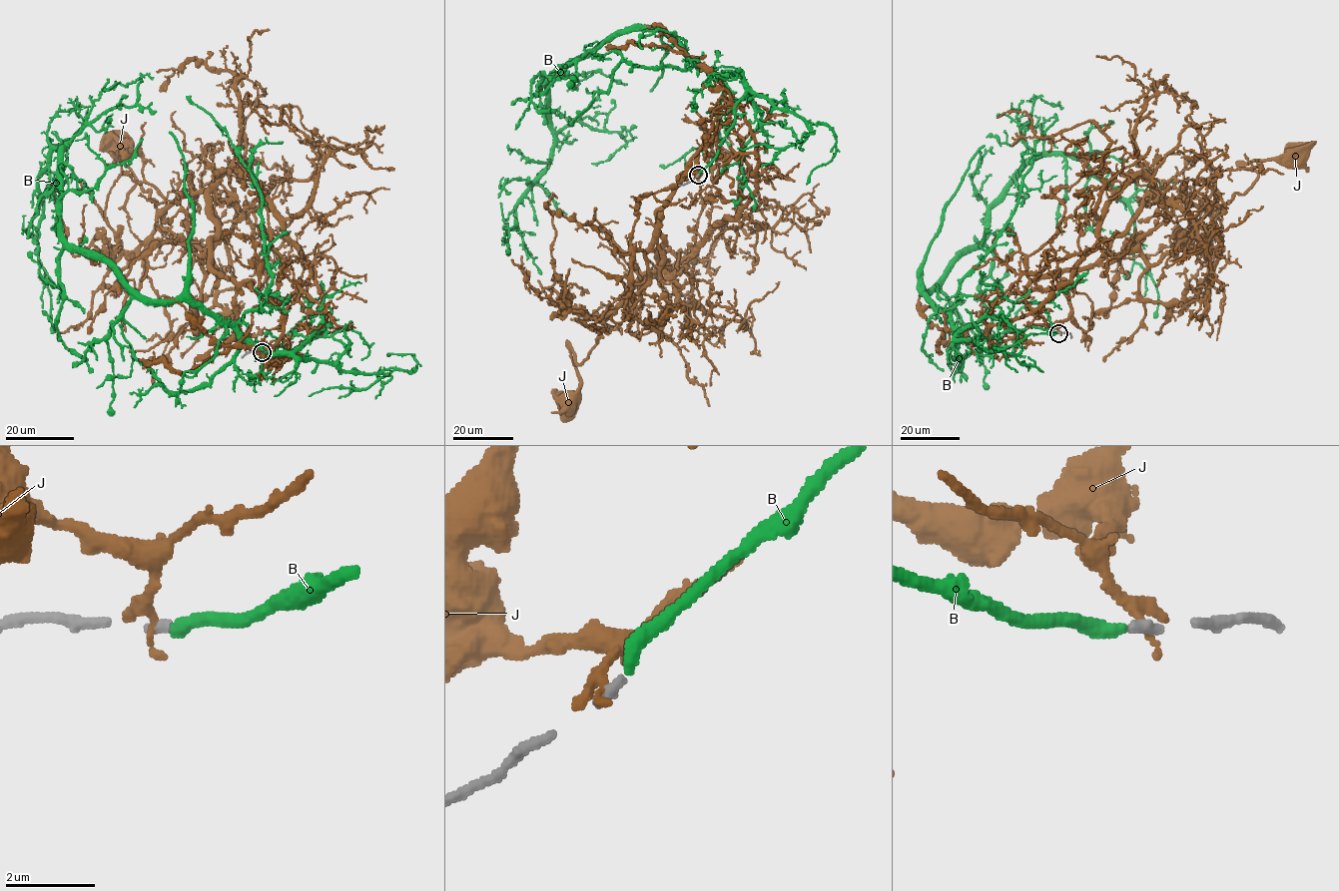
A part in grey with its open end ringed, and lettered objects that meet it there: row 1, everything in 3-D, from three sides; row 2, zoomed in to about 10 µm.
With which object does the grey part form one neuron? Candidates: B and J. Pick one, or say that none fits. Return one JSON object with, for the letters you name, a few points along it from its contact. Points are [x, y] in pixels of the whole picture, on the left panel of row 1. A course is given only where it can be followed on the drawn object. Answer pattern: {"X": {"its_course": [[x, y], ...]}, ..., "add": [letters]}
{"B": {"its_course": [[263, 351], [306, 359], [259, 351], [188, 301], [141, 297], [72, 247], [66, 142], [38, 180], [51, 333]]}, "add": ["B"]}

